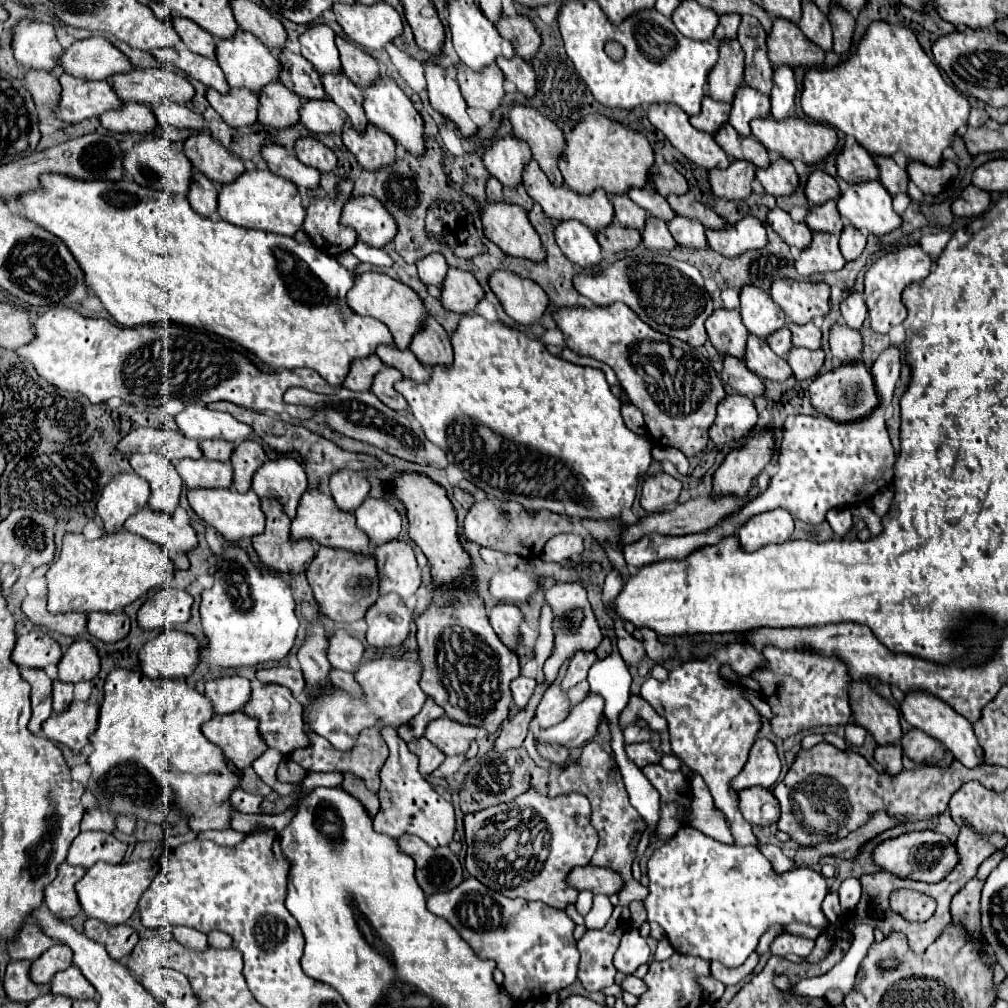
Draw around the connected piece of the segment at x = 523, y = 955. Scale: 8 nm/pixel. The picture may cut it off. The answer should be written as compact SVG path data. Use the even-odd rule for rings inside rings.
M475 877L465 879L457 889L451 889L451 893L429 897L427 907L433 915L447 919L481 959L493 959L497 963L505 973L503 987L517 1003L543 999L577 979L581 953L573 937L575 921L561 909L551 909L539 901L503 897ZM491 921L499 923L493 925Z

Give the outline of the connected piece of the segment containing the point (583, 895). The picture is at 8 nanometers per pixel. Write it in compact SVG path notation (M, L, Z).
M581 891L577 897L577 903L575 903L579 915L585 917L592 907L592 902L593 893L589 893L589 891Z

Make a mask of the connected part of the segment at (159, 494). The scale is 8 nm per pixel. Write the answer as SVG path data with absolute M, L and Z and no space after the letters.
M137 453L129 457L133 471L151 487L149 509L173 515L179 505L183 481L171 461L157 453Z

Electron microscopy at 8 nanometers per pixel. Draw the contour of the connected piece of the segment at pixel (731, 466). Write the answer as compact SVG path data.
M761 433L761 435L753 435L747 445L733 449L725 461L719 465L719 469L713 475L713 491L711 497L721 497L721 495L733 495L739 499L745 499L747 491L755 485L757 475L763 471L763 467L769 463L771 459L771 451L773 451L773 433Z

